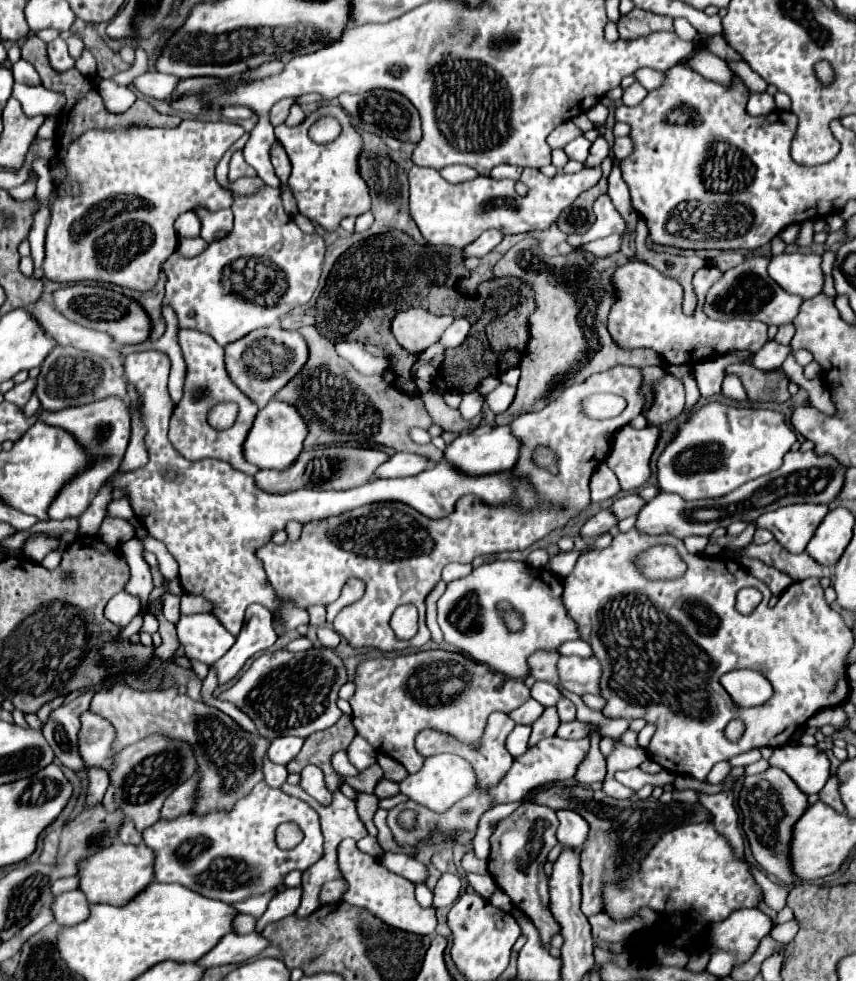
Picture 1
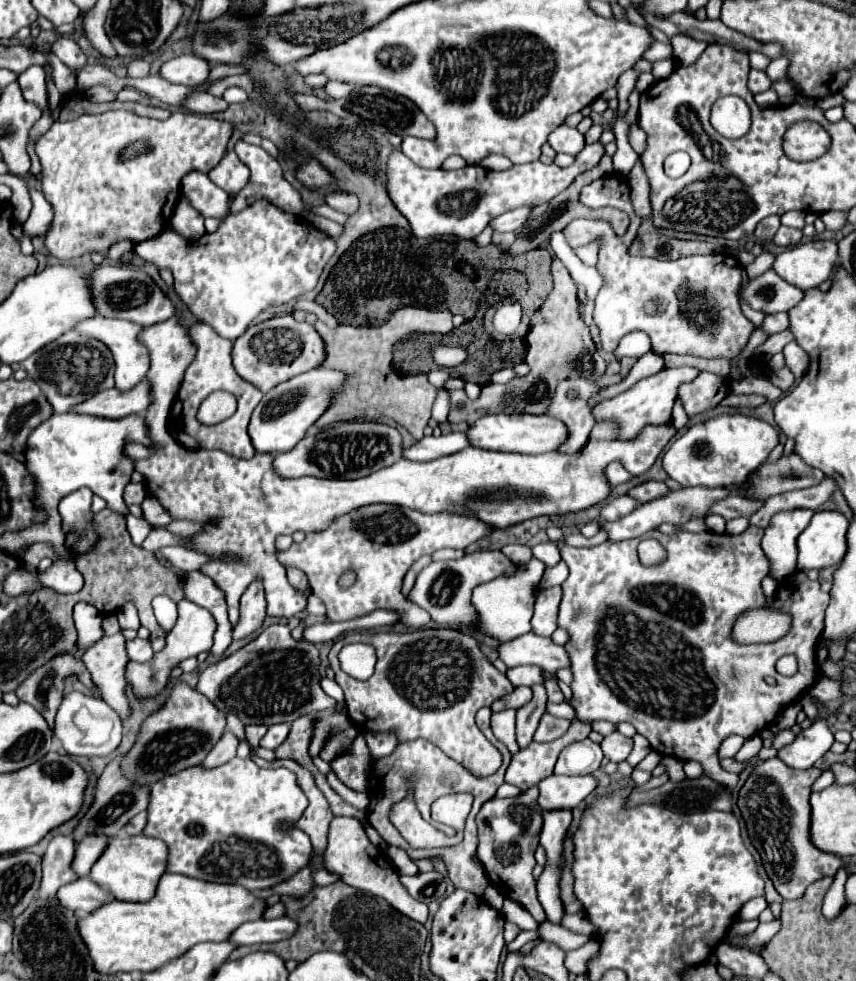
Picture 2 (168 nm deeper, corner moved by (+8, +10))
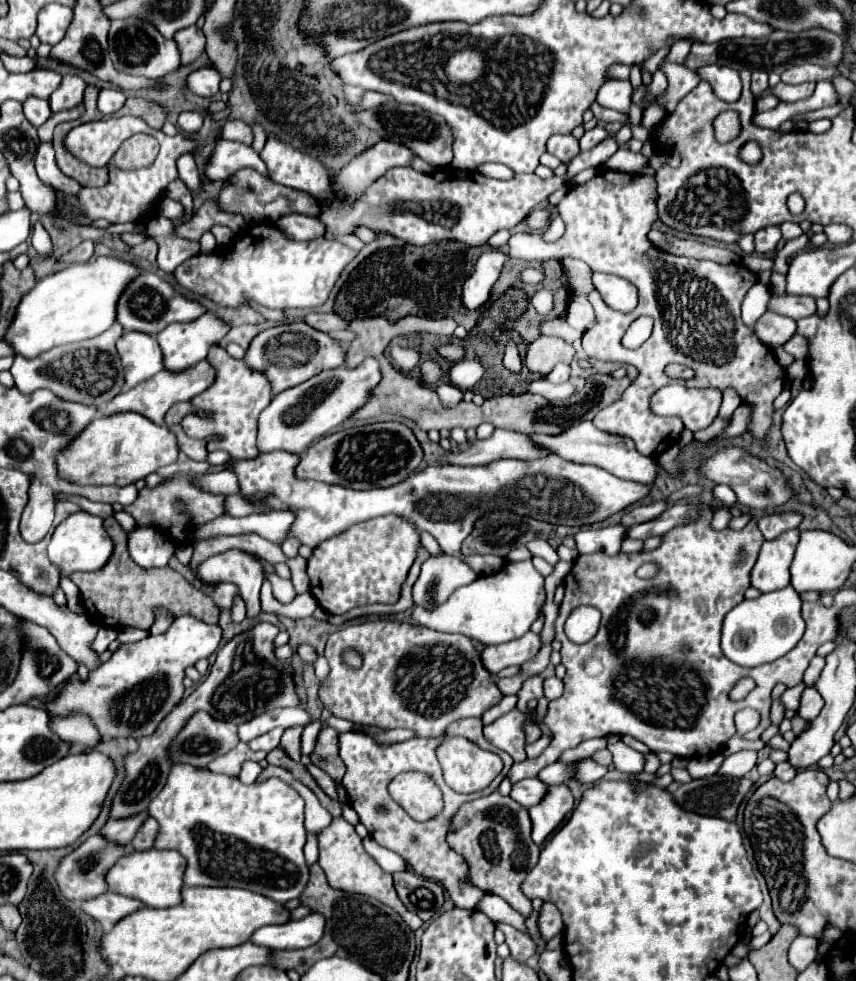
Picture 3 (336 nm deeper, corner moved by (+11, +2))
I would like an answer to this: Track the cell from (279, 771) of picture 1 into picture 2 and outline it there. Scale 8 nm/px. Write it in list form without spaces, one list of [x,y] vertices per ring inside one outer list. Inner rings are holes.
[[[246,726],[246,740],[250,742],[252,748],[260,746],[264,734],[266,734],[266,726]]]

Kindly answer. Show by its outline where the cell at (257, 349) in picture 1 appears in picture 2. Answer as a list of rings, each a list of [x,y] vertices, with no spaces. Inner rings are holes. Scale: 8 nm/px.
[[[276,316],[260,324],[252,324],[242,336],[232,342],[232,364],[246,382],[254,384],[260,392],[268,392],[274,384],[286,382],[302,372],[318,368],[324,358],[322,338],[312,324],[296,322],[292,316]]]

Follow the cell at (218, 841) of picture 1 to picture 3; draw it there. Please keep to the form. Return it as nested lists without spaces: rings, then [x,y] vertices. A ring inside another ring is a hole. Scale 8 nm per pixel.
[[[191,764],[173,766],[165,788],[149,804],[149,814],[159,820],[159,838],[155,848],[177,850],[187,858],[187,886],[233,886],[245,888],[277,902],[299,898],[309,882],[309,866],[303,856],[303,798],[279,778],[269,778],[263,784],[241,784],[237,776],[213,774],[207,768]]]

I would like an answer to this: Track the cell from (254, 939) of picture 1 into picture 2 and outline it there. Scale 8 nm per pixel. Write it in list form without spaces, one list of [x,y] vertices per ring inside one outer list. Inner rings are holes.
[[[288,916],[276,918],[276,920],[254,920],[246,922],[240,928],[236,928],[228,942],[238,944],[238,946],[248,946],[248,944],[260,944],[260,942],[280,942],[288,938],[288,934],[294,932],[294,920]]]

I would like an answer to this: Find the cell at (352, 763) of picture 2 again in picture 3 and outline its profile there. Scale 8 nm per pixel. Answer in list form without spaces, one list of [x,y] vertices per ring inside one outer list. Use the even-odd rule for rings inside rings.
[[[323,722],[321,732],[317,736],[317,744],[311,752],[311,762],[315,766],[319,766],[321,770],[325,770],[333,780],[341,780],[345,774],[345,766],[343,760],[339,758],[339,746],[337,746],[337,730],[327,726]]]

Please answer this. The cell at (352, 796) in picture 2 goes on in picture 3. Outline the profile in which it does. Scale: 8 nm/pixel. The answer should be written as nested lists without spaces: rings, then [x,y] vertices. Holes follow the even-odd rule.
[[[307,764],[305,766],[307,768],[307,772],[317,780],[317,784],[323,788],[323,792],[327,794],[327,796],[331,796],[331,798],[335,798],[337,800],[337,792],[335,792],[335,782],[323,772],[323,770],[319,770],[317,766],[313,766],[313,764]]]

